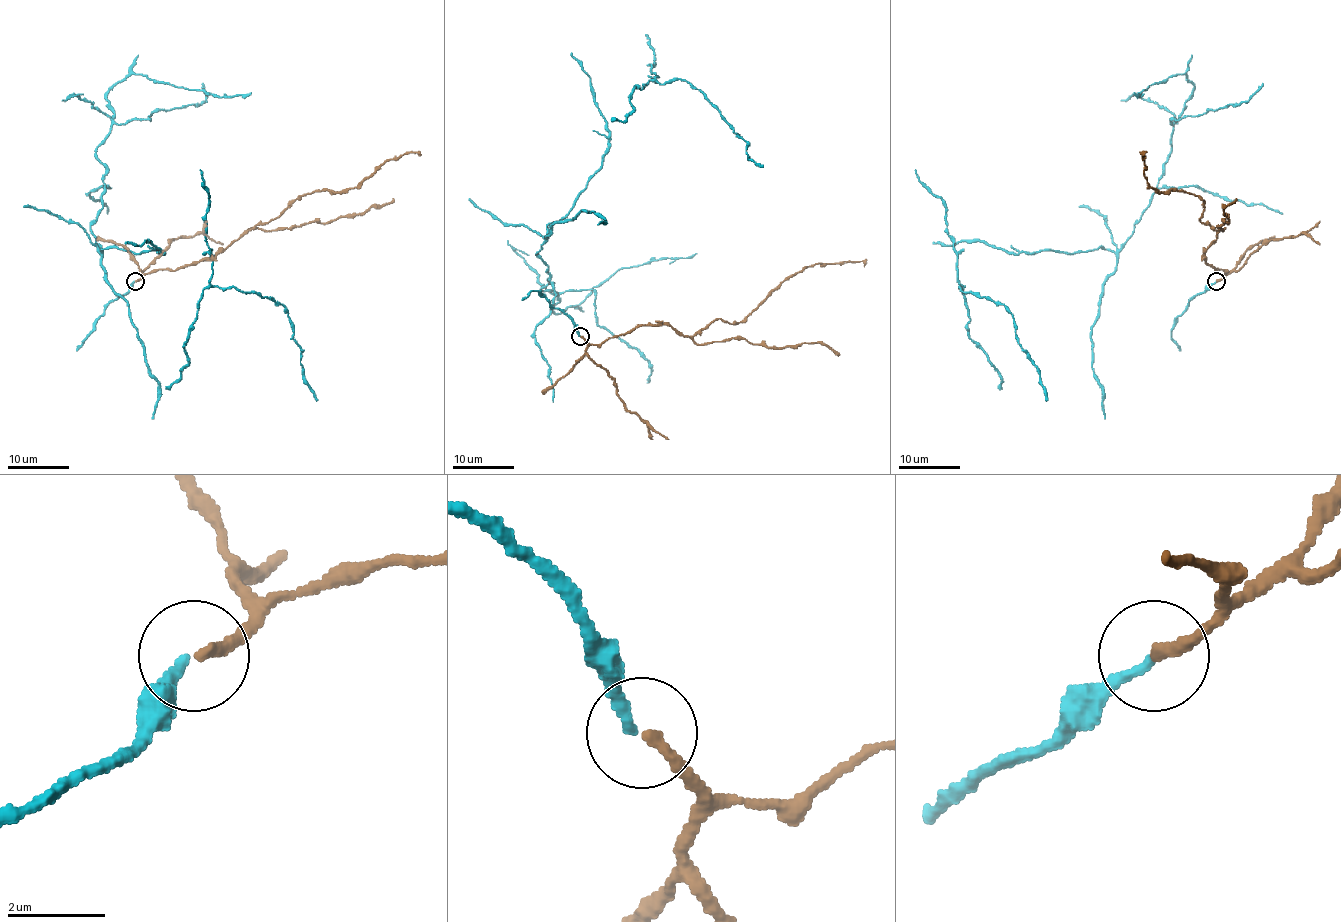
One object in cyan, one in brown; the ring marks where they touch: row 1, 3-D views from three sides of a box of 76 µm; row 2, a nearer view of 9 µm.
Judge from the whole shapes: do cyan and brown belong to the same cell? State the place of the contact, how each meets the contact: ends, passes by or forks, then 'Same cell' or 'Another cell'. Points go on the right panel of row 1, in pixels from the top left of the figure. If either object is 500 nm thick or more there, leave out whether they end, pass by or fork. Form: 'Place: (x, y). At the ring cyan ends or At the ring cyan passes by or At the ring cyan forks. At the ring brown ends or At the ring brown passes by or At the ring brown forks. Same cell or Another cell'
Place: (1216, 281). At the ring cyan ends. At the ring brown ends. Same cell

